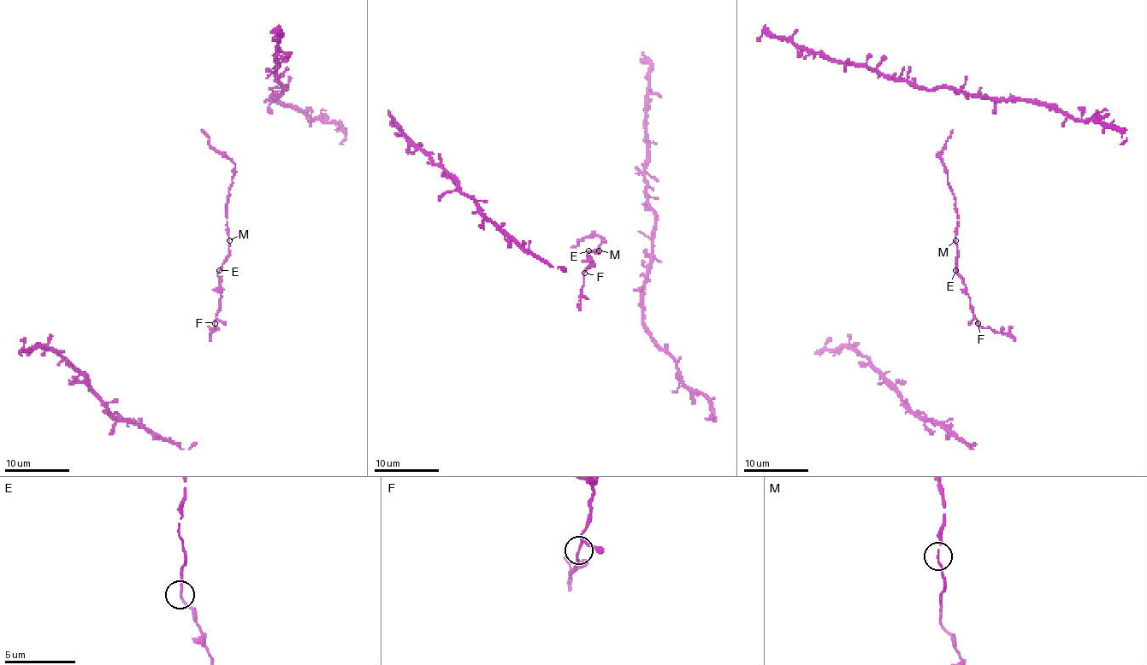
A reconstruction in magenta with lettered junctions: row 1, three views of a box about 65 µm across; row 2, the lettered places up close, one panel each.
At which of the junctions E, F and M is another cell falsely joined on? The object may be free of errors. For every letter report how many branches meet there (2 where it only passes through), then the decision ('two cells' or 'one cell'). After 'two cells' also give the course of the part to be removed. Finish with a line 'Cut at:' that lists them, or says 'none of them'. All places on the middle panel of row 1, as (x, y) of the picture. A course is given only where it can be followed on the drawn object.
E: 2 branches meet; one cell
F: 3 branches meet; one cell
M: 2 branches meet; one cell
Cut at: none of them

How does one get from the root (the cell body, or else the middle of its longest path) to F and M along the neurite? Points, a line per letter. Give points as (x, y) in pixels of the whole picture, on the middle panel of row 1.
F: (587, 254), (590, 263), (583, 273)
M: (587, 254), (598, 250)

